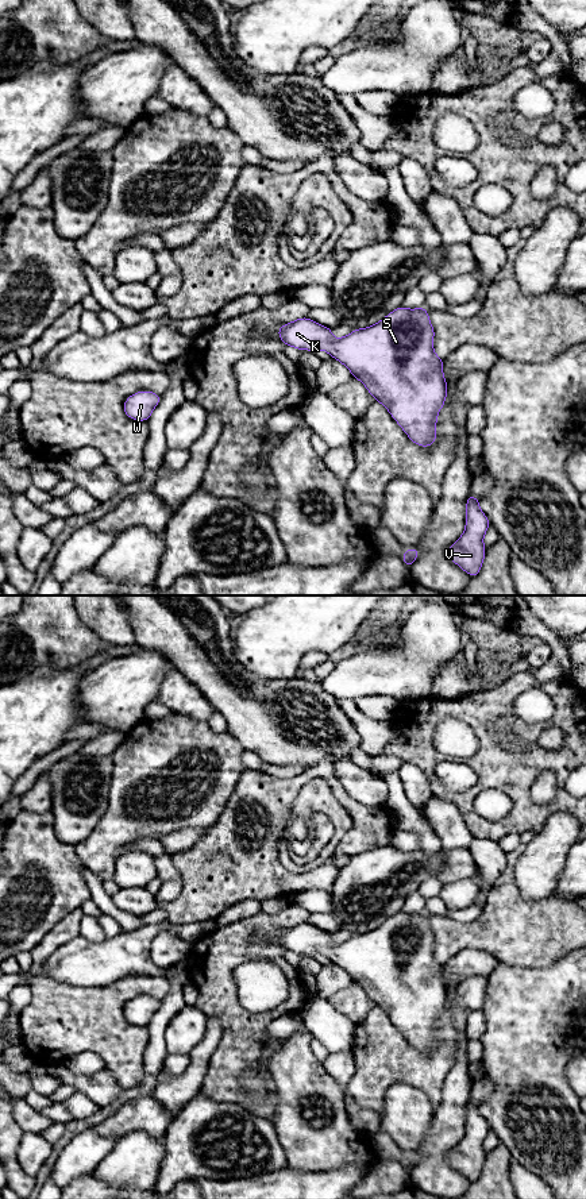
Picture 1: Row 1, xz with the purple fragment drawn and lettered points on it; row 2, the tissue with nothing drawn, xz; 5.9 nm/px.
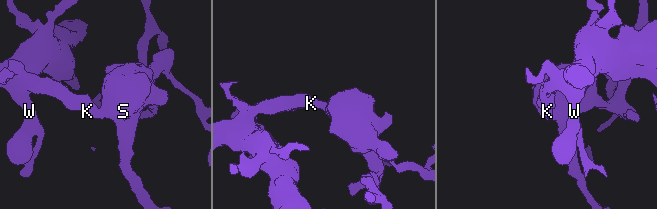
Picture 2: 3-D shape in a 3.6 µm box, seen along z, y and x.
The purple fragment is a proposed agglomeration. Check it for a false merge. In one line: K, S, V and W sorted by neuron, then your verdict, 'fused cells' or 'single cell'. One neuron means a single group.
K S V W; single cell

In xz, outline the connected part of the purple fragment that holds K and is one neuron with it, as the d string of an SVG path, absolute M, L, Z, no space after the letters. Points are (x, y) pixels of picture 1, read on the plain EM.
M402 910L381 926L340 944L308 922L278 933L278 942L286 951L324 955L343 968L421 1052L431 1052L437 1044L437 1018L448 996L444 964L433 956L433 941L428 915Z

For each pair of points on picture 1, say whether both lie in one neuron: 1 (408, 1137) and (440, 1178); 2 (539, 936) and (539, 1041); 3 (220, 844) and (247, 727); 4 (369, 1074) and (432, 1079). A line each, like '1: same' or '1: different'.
1: different
2: different
3: different
4: same

